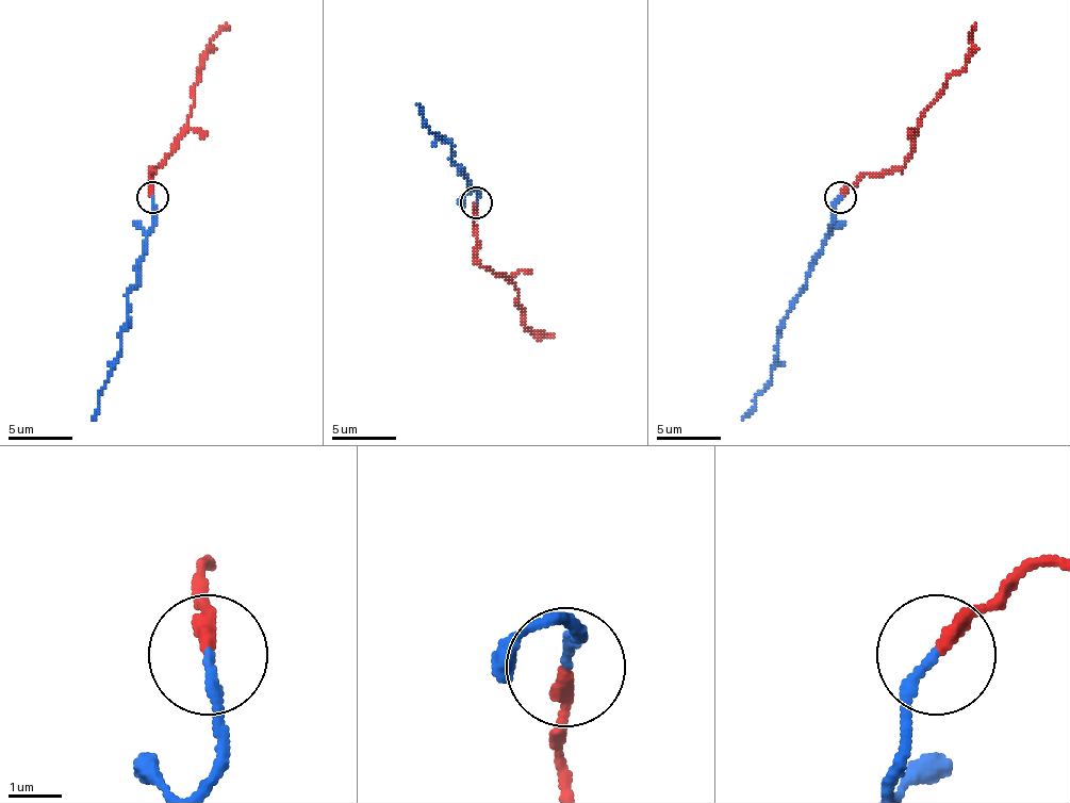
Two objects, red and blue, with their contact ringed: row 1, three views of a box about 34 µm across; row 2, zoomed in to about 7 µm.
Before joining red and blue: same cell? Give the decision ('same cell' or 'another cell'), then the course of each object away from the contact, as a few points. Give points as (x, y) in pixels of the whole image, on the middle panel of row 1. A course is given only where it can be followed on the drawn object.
same cell; course red (477, 203), (477, 261), (515, 287), (528, 328), (534, 334), (550, 338); course blue (477, 203), (471, 184), (451, 159), (451, 146), (432, 133), (416, 104)

